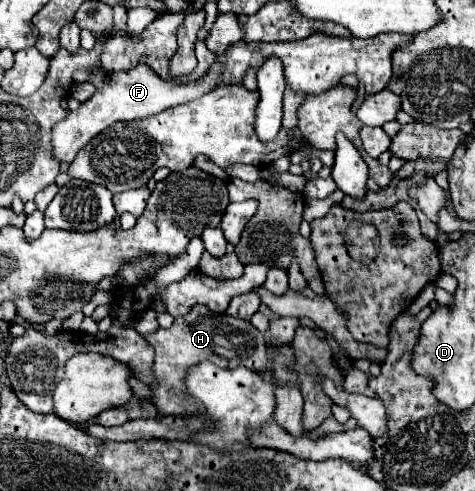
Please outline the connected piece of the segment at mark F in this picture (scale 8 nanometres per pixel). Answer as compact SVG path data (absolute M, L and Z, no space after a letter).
M214 62L204 78L200 78L196 82L186 82L186 84L178 82L178 80L164 80L146 64L138 64L136 68L126 70L126 72L110 74L104 80L104 86L100 90L96 90L96 94L90 100L82 102L78 110L68 112L68 116L54 126L54 130L52 130L54 156L60 162L72 162L76 158L78 150L82 150L96 134L100 134L114 122L140 120L140 118L164 112L168 108L186 104L190 100L196 100L196 98L208 94L210 90L214 90L218 86L220 70L222 70L222 64Z

